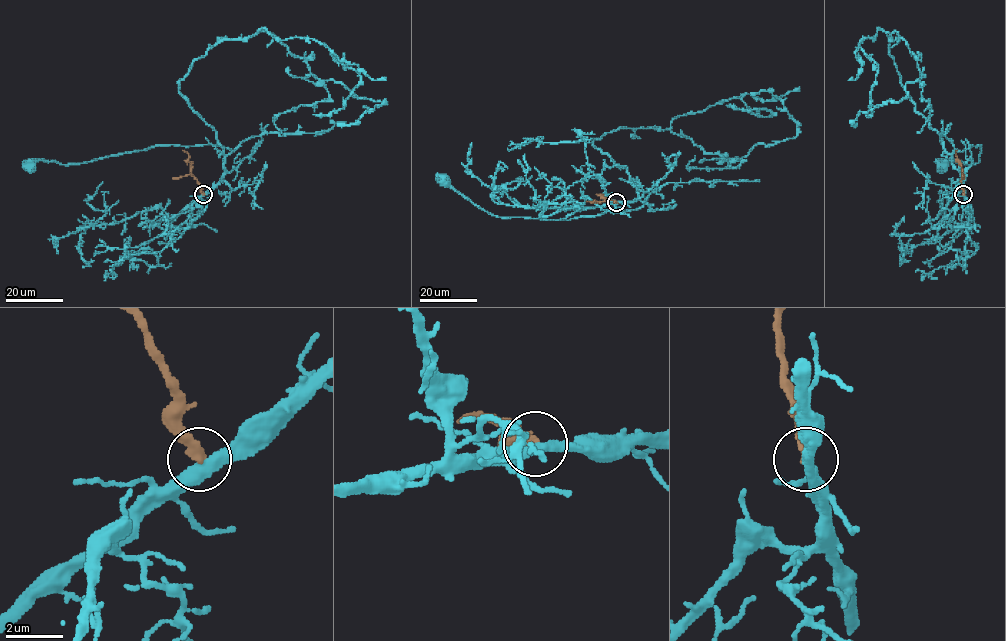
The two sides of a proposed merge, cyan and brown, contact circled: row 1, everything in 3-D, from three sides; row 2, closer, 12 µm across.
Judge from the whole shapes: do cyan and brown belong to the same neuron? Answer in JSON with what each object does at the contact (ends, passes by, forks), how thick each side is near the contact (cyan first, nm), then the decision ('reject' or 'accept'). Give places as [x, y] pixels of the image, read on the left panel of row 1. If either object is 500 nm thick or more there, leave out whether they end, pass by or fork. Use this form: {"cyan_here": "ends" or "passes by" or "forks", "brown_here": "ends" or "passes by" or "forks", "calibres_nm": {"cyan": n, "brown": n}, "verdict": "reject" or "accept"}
{"cyan_here": "passes by", "brown_here": "ends", "calibres_nm": {"cyan": 400, "brown": 360}, "verdict": "reject"}

